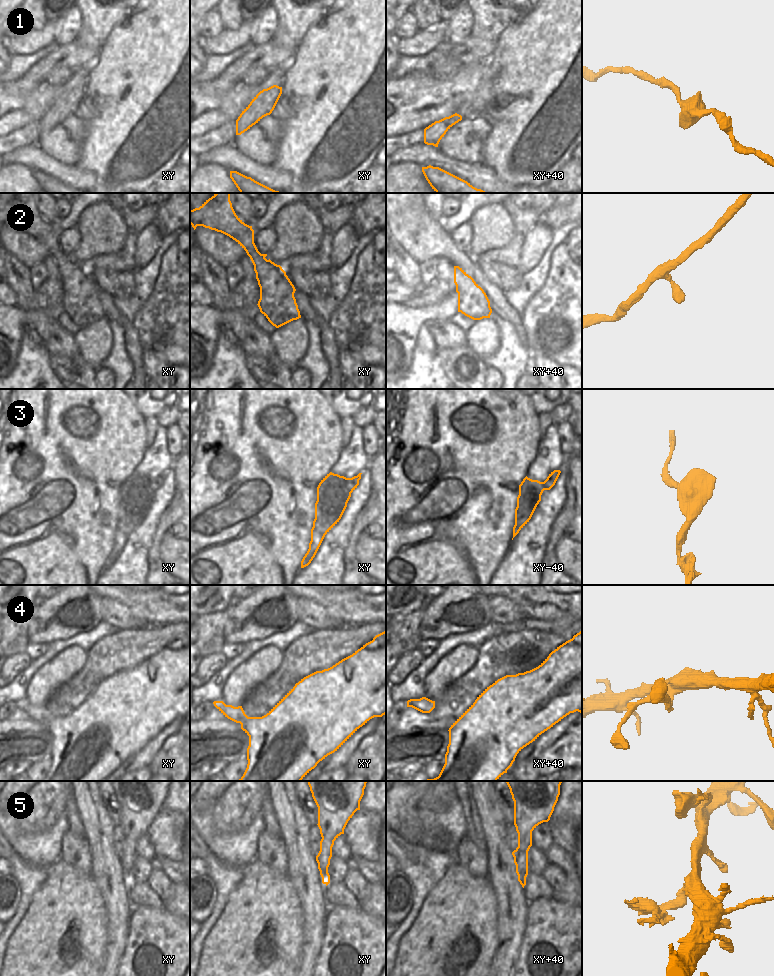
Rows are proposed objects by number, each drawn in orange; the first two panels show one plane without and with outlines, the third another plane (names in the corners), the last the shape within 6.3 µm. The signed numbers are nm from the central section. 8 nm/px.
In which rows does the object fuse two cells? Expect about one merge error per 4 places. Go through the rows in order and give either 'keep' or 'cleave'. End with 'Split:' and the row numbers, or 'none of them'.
1: keep
2: keep
3: keep
4: keep
5: cleave
Split: 5

